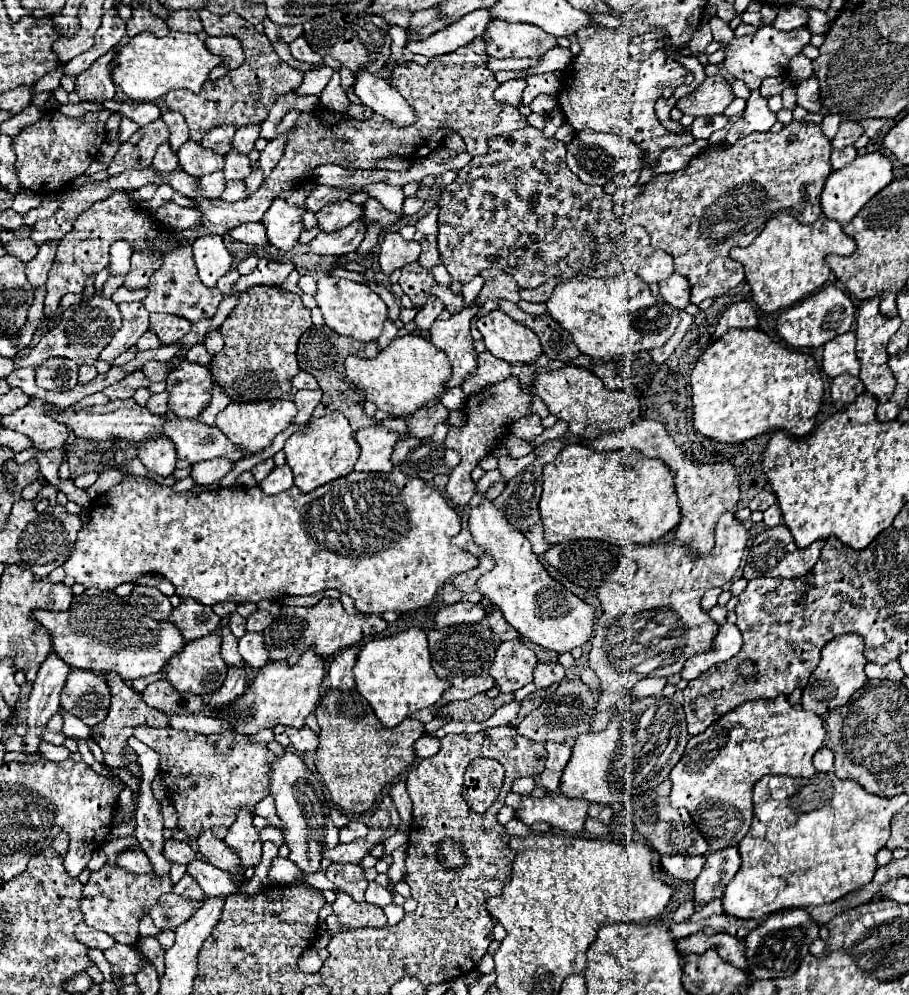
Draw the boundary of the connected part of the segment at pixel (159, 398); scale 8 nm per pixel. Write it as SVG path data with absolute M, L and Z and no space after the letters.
M162 392L162 394L152 394L146 406L148 406L150 412L164 416L168 412L168 404L166 402L168 402L168 392Z

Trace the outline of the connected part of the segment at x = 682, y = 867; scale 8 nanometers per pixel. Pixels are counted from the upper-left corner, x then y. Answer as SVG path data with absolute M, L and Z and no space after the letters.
M662 856L660 862L668 874L684 882L694 882L706 864L706 856Z

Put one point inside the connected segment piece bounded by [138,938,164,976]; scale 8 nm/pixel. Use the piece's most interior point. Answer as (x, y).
(152, 950)

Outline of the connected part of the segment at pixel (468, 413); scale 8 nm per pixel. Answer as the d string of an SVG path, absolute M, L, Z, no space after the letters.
M510 376L508 380L502 380L498 384L492 384L484 388L482 392L476 392L468 396L462 412L466 416L464 426L448 426L448 436L444 440L444 448L452 448L460 454L460 464L450 472L448 484L446 484L446 494L452 502L456 504L468 504L470 498L474 496L476 484L470 478L470 472L480 464L480 460L488 454L492 454L502 440L508 436L508 428L512 422L524 418L530 414L530 404L532 404L532 392L520 386L520 380L516 376Z

